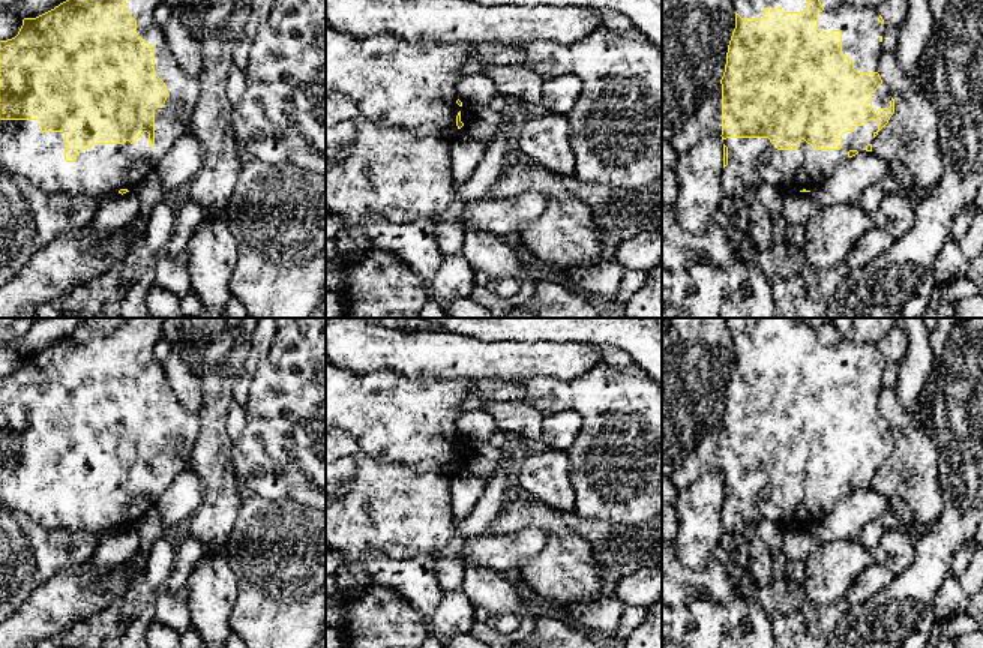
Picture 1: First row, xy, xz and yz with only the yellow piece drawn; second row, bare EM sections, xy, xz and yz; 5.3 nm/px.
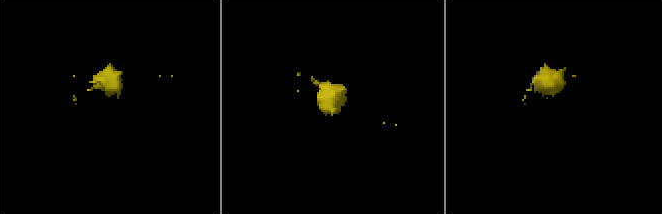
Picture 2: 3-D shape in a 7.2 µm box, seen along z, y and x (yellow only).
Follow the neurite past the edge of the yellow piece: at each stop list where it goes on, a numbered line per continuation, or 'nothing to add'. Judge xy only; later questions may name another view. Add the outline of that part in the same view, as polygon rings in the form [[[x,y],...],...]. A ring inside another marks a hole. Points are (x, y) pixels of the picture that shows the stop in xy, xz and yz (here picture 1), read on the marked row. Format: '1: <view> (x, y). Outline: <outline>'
1: xy (102, 170). Outline: [[[126,0],[126,9],[137,20],[137,34],[155,48],[155,72],[165,82],[168,96],[162,106],[155,110],[155,144],[149,144],[144,132],[135,144],[95,144],[78,153],[75,162],[65,160],[65,134],[42,132],[39,120],[0,120],[0,170],[21,176],[29,183],[50,192],[72,196],[105,200],[120,189],[134,190],[150,172],[155,172],[161,159],[174,142],[191,132],[191,118],[200,96],[200,80],[189,76],[176,62],[162,28],[156,22],[156,9],[164,0]]]

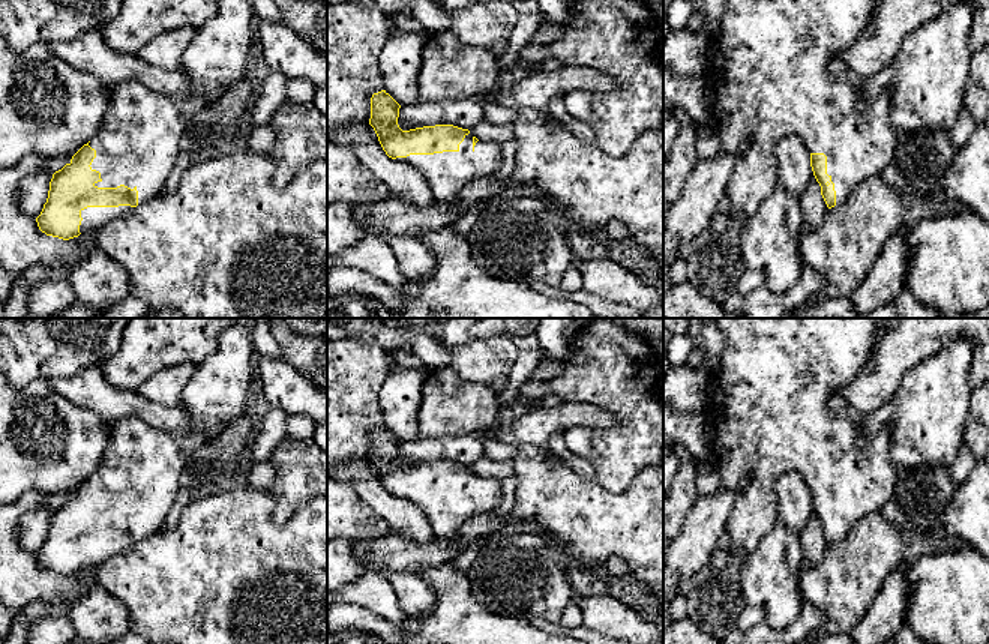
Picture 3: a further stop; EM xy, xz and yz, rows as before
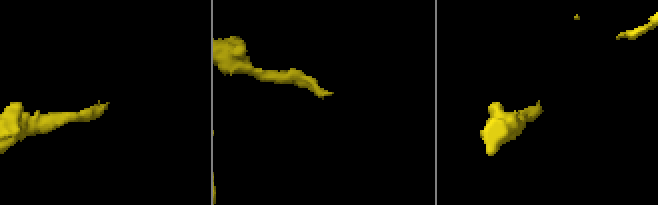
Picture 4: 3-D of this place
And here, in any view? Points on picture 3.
1: xy (138, 141). Outline: [[[122,0],[120,12],[99,30],[105,44],[120,54],[137,56],[153,38],[179,27],[197,30],[180,66],[192,93],[168,96],[137,80],[110,86],[108,110],[89,143],[96,150],[90,167],[102,179],[95,186],[135,188],[138,204],[164,192],[180,152],[180,138],[192,117],[243,80],[257,21],[252,0]]]

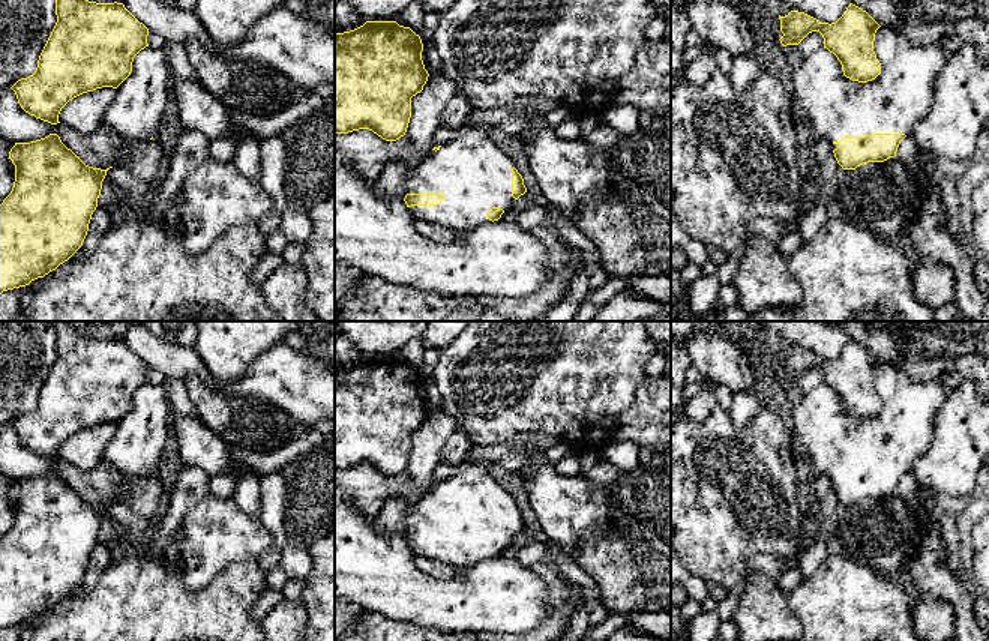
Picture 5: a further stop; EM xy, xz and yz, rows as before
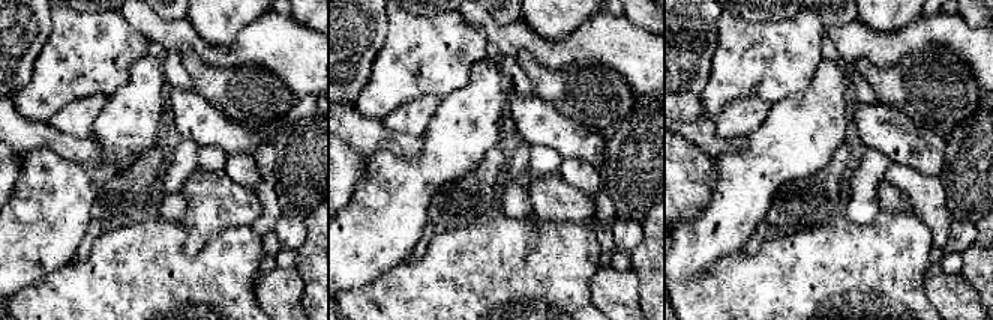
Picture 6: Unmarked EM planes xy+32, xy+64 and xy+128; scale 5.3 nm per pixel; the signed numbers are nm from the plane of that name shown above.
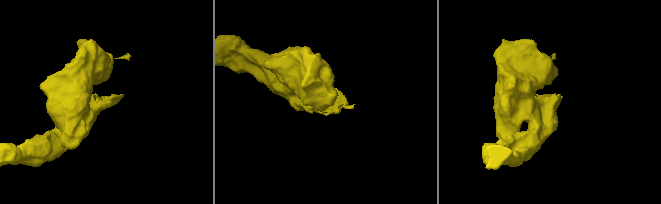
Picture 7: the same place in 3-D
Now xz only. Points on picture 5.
1: xz (474, 174). Outline: [[[465,123],[453,140],[444,143],[437,152],[432,150],[407,174],[407,194],[444,194],[446,198],[438,206],[411,206],[408,209],[414,219],[440,224],[462,234],[470,233],[482,224],[492,222],[486,218],[492,207],[501,207],[507,212],[515,204],[512,197],[513,167],[513,161],[492,141],[486,128]]]

